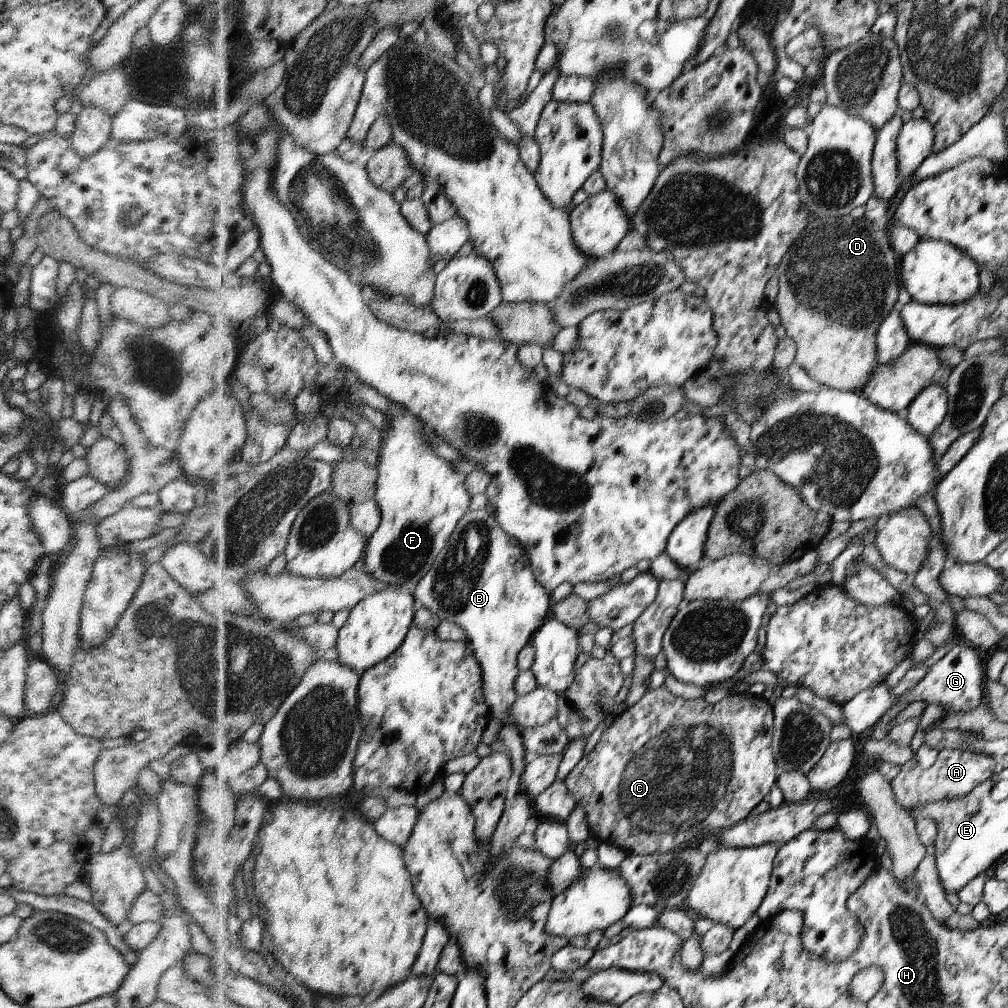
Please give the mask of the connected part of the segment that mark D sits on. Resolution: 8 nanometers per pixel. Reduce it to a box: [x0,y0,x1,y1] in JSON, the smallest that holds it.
[774,215,900,392]

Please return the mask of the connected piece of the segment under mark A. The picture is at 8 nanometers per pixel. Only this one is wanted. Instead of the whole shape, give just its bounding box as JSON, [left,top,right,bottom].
[891,748,999,810]

